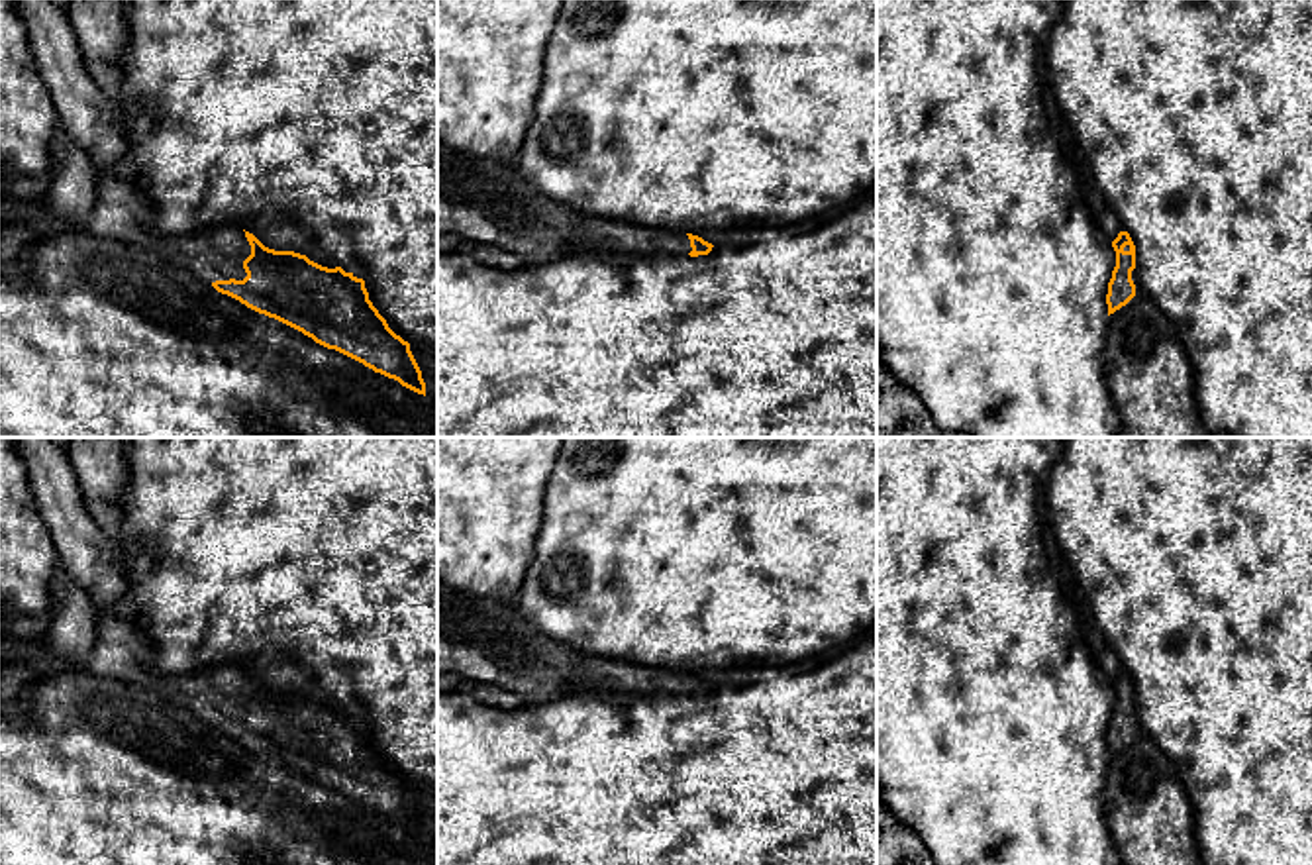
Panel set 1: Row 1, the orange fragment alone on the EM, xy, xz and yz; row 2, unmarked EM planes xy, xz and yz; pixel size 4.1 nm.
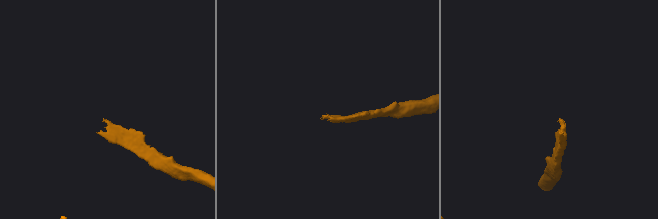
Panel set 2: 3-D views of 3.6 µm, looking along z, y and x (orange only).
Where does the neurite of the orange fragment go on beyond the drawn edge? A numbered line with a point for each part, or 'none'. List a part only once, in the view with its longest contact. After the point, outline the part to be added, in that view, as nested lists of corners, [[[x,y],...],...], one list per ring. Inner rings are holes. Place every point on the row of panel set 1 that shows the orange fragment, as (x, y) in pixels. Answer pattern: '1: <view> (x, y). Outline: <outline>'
1: xy (89, 116). Outline: [[[12,0],[29,33],[37,71],[51,90],[67,135],[88,155],[96,173],[98,202],[80,222],[92,233],[151,247],[206,282],[229,280],[251,255],[243,228],[218,224],[188,235],[151,228],[155,206],[129,178],[118,175],[127,151],[114,102],[94,82],[67,18],[55,0]]]

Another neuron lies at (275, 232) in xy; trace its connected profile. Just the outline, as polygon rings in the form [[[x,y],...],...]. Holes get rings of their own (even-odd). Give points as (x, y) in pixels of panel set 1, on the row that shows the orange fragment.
[[[261,216],[243,222],[243,229],[253,233],[265,247],[275,251],[294,251],[304,255],[314,235],[294,220],[280,216]]]

